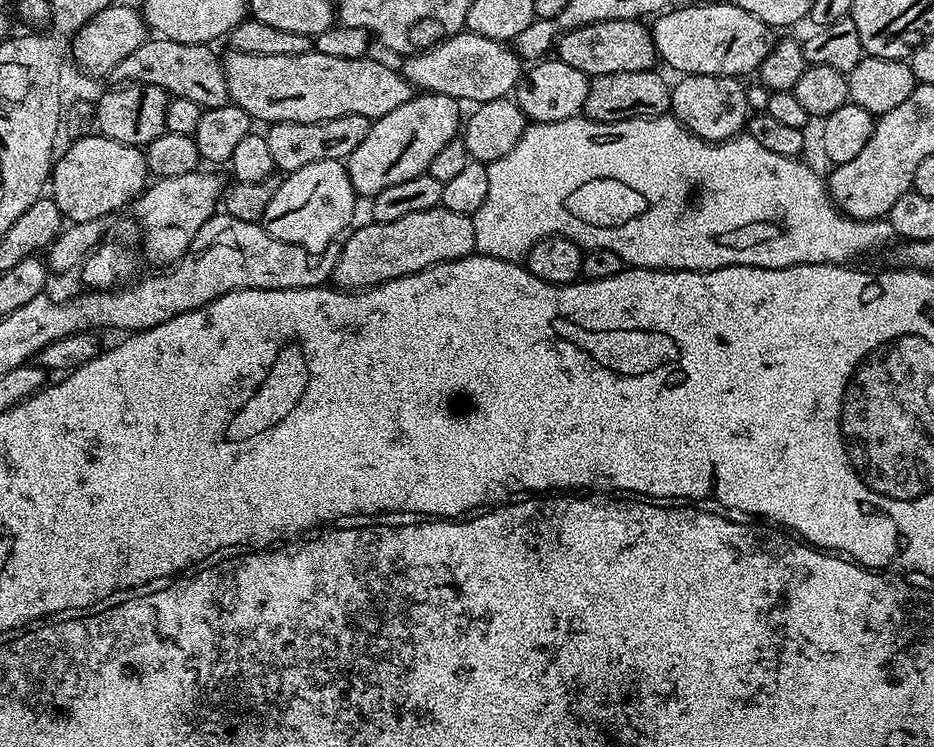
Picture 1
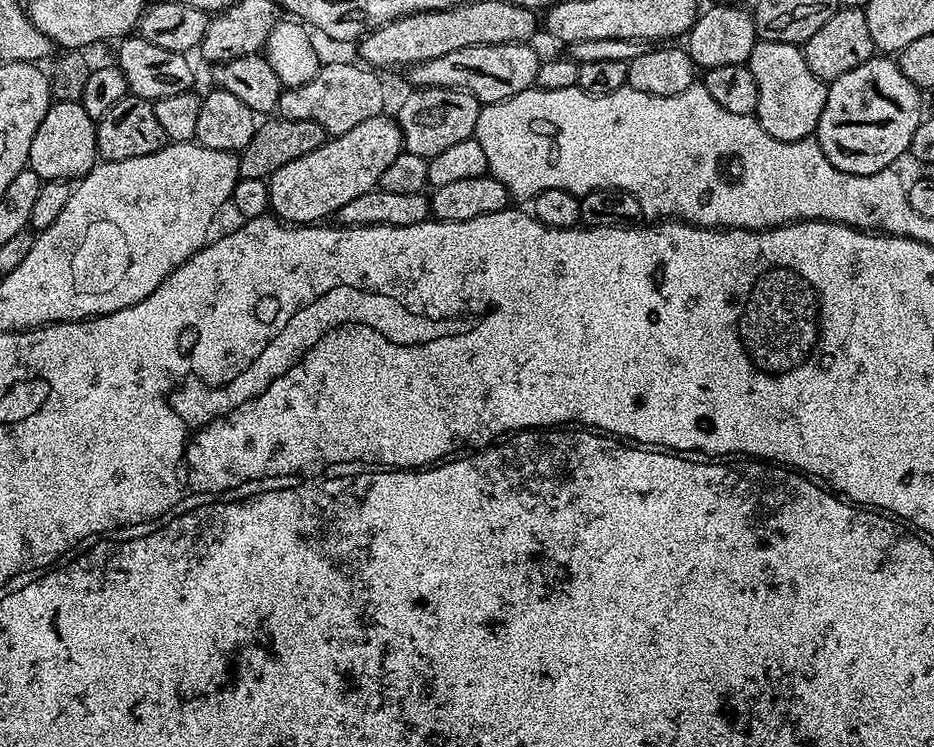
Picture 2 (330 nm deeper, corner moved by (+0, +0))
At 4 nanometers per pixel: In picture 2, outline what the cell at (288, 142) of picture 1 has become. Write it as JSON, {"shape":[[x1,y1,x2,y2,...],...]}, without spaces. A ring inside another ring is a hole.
{"shape":[[321,63,317,73,304,85,281,91,276,112,286,120,318,122,329,137,346,134,346,130,354,130,361,122,381,115,385,111,384,84,371,67,356,64]]}

